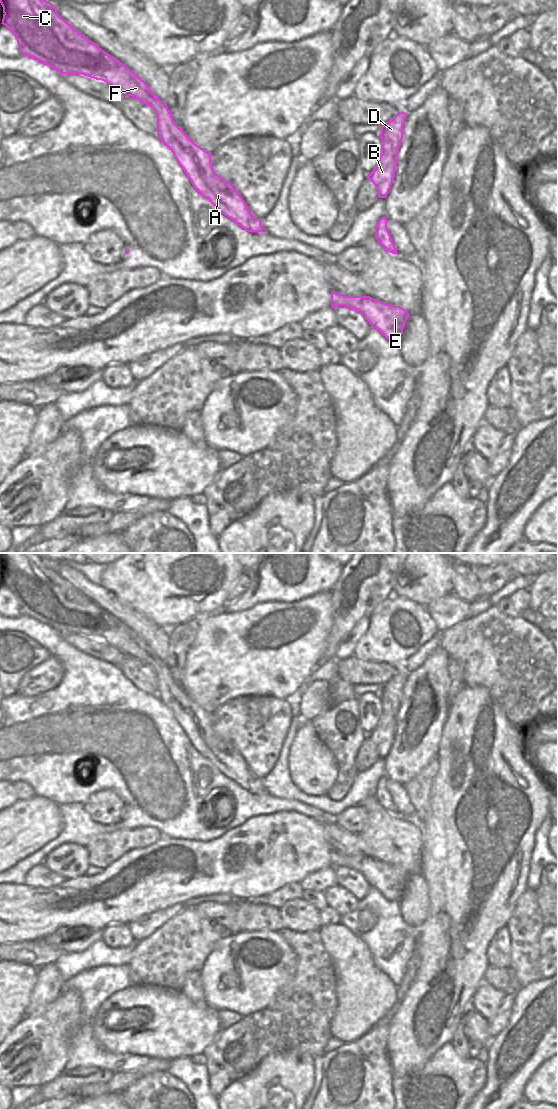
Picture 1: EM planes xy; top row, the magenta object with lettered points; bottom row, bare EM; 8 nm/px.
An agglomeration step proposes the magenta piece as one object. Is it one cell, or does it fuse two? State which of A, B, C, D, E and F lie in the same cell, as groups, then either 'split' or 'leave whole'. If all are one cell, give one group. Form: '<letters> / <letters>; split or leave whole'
A C D E F / B; split

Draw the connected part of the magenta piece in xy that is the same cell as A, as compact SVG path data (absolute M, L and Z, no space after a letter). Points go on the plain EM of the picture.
M0 553L0 563L3 567L2 583L17 599L23 616L34 618L62 634L82 634L96 640L102 640L122 652L125 656L132 656L150 666L157 677L157 695L161 702L173 713L175 719L191 741L195 750L204 756L219 772L248 792L263 792L261 780L256 778L248 769L245 761L236 748L226 739L216 734L211 723L211 712L198 706L174 681L167 667L135 632L122 624L119 620L102 610L97 604L86 598L58 573L57 568L50 562L42 560L36 553Z

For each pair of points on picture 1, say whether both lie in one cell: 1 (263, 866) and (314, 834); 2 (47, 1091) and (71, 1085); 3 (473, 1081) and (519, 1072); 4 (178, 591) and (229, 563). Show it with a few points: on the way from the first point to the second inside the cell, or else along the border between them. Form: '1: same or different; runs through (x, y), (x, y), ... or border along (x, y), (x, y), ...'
1: same; runs through (276, 853), (289, 843), (297, 843), (301, 839)
2: same; runs through (53, 1089), (65, 1086)
3: different; border along (486, 1063), (486, 1082), (473, 1098)
4: same; runs through (177, 599), (202, 602), (221, 586)

